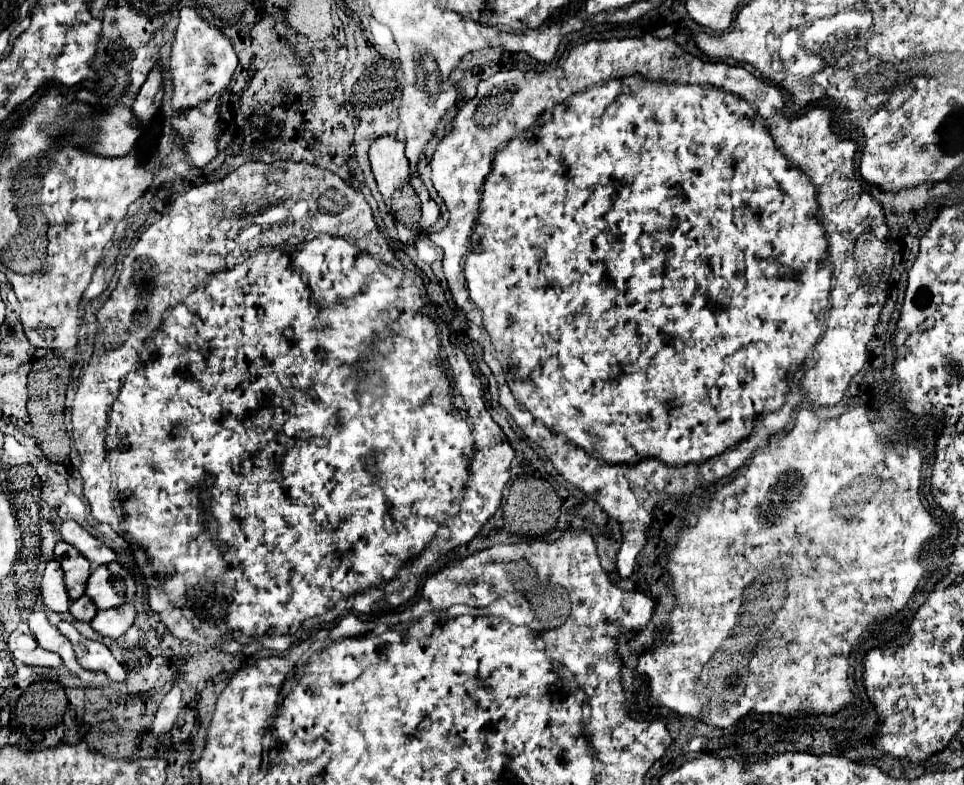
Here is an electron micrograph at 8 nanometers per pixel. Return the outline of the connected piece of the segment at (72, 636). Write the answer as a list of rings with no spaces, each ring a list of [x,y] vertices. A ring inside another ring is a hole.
[[[59,622],[57,628],[73,644],[75,656],[77,656],[77,660],[79,660],[79,664],[83,668],[101,670],[101,672],[105,672],[109,676],[109,680],[115,680],[115,682],[123,682],[125,680],[125,668],[113,658],[113,654],[109,652],[109,648],[103,642],[95,642],[95,640],[83,638],[75,630],[75,626],[69,624],[69,622]]]

